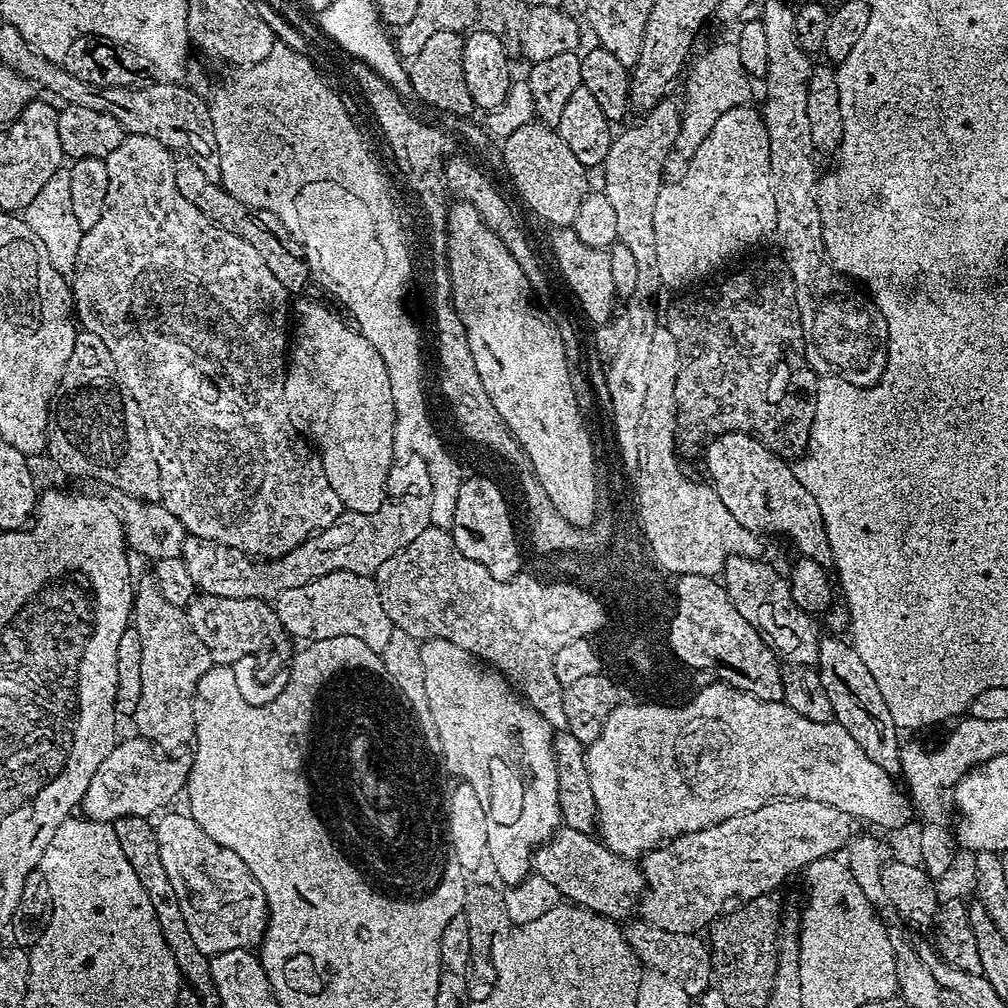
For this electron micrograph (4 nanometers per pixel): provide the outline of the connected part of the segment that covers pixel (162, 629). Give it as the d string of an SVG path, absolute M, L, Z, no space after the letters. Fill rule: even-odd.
M156 594L152 605L148 608L148 621L144 624L144 636L142 635L142 657L140 659L142 690L134 715L135 722L140 723L139 735L145 740L151 740L153 744L169 754L179 753L179 748L184 748L187 744L189 747L196 739L198 684L202 682L202 676L213 666L212 652L206 646L206 642L202 642L202 638L196 633L187 611L165 600L162 595Z

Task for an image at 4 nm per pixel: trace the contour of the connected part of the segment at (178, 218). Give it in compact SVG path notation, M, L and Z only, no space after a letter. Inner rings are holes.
M129 135L124 140L122 146L118 150L111 152L106 159L108 169L110 170L108 206L105 208L99 222L83 233L81 250L77 256L77 274L70 284L72 299L74 301L74 315L79 327L85 332L92 332L98 338L102 338L102 342L106 342L106 350L112 352L116 369L120 371L121 376L123 376L126 382L126 386L134 394L134 398L140 403L140 408L144 411L148 427L152 433L152 445L158 458L160 475L164 477L162 503L164 507L170 510L170 514L174 514L181 520L191 532L191 535L193 532L194 535L200 536L196 538L199 538L201 541L213 544L225 544L231 548L238 548L243 552L247 552L249 556L257 558L279 558L285 556L288 552L293 552L300 544L307 542L317 532L322 532L325 528L329 528L331 524L335 524L346 511L343 502L338 498L338 490L334 490L334 486L330 484L330 478L324 469L324 462L320 458L319 451L305 439L290 418L290 410L286 402L286 378L290 374L290 293L284 289L282 282L278 282L278 278L274 278L274 270L270 270L270 266L266 266L266 258L262 258L262 254L258 254L258 250L254 250L254 246L250 246L250 242L242 242L242 238L238 238L238 234L230 234L226 230L222 230L214 221L206 218L206 214L202 214L202 210L198 210L198 206L194 206L194 202L189 202L188 199L182 198L182 194L178 191L178 182L175 181L176 160L170 149L162 146L162 142L158 142L149 136Z

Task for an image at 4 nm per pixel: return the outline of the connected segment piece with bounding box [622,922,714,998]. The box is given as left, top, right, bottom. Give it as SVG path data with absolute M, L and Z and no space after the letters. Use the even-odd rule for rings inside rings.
M645 922L632 923L625 923L622 931L626 942L632 947L632 952L645 969L665 975L670 981L676 982L690 998L699 998L713 987L709 945L703 939L700 941L699 935L668 933L666 930L656 929L654 925Z

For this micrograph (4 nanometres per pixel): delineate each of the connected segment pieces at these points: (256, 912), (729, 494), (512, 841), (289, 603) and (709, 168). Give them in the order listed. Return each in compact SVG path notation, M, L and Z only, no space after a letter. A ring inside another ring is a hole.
M165 811L155 821L158 850L162 853L162 866L174 886L178 906L182 906L182 918L186 918L186 926L198 950L211 958L226 954L226 950L255 949L263 941L264 931L268 928L268 899L262 886L254 874L250 874L246 862L234 854L234 850L226 850L226 846L214 842L214 838L210 838L210 834L206 834L206 830L202 830L202 826L198 826L198 822L194 822L187 811L172 811Z
M724 432L707 448L704 456L708 463L707 479L720 496L722 506L742 526L757 534L773 532L776 536L785 536L800 551L801 557L821 562L829 559L828 526L818 498L797 478L795 467L785 457L777 456L762 442L741 432Z
M430 640L423 645L422 653L426 668L426 689L430 694L430 703L433 707L434 714L440 713L440 708L444 710L444 714L454 714L456 712L456 722L460 724L460 728L470 728L468 734L472 738L472 742L476 742L476 785L473 786L477 794L480 795L482 801L482 815L488 821L486 822L486 830L488 831L488 860L490 868L496 871L496 876L501 880L499 883L504 886L511 886L523 883L534 868L534 857L536 849L540 845L545 844L547 840L552 839L556 835L562 824L560 815L560 766L558 763L558 748L554 743L554 729L551 724L546 722L546 718L542 714L538 714L532 709L531 704L525 702L514 691L513 685L495 668L487 663L481 662L477 657L471 656L462 646L458 646L454 642L446 642L445 640Z
M353 572L326 574L306 586L286 590L278 597L281 621L296 636L305 636L305 641L325 640L339 636L362 638L377 650L392 640L394 625L386 607L385 597L376 589L375 579L356 576Z
M748 107L731 108L712 121L704 140L696 145L688 173L673 184L665 183L658 194L654 234L660 282L665 289L687 289L743 248L752 248L777 235L780 201L772 169L772 140L763 115Z

